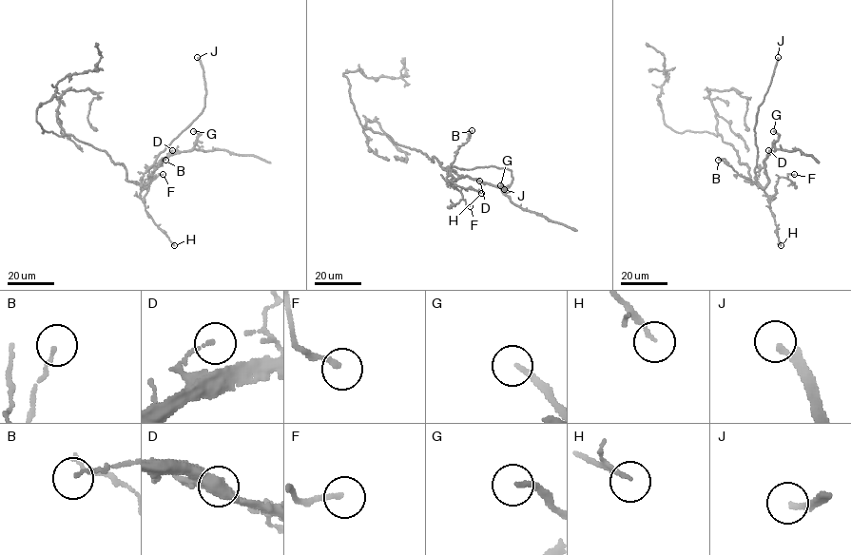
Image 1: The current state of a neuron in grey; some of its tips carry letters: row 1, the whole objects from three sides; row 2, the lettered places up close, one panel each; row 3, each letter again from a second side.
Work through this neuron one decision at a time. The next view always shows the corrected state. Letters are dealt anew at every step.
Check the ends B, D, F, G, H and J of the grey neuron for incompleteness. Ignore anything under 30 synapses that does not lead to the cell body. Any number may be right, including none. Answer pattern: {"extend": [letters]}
{"extend": ["H", "J"]}

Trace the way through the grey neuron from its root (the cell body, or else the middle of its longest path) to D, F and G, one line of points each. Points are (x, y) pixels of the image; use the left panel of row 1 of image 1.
D: (99, 150), (104, 150), (115, 163), (125, 167), (128, 181), (136, 181), (144, 187), (157, 163), (172, 150)
F: (99, 150), (125, 167), (128, 181), (144, 188), (142, 199), (151, 179), (163, 174)
G: (99, 150), (125, 167), (128, 181), (145, 187), (161, 161), (193, 147), (198, 135), (193, 131)

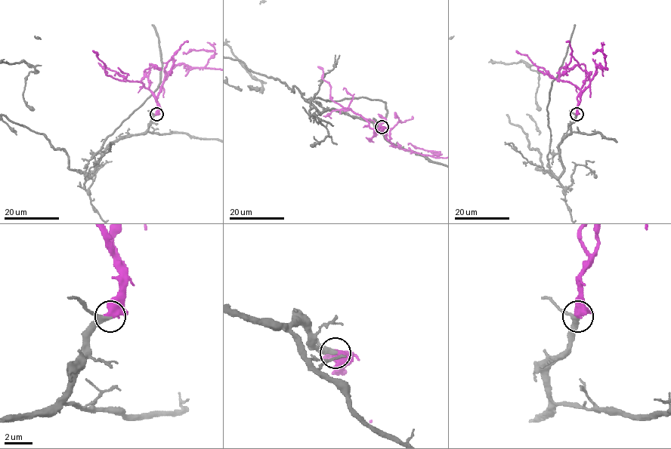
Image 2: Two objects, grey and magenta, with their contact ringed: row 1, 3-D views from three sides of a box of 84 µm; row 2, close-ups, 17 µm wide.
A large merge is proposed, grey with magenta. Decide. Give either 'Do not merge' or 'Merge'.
Merge

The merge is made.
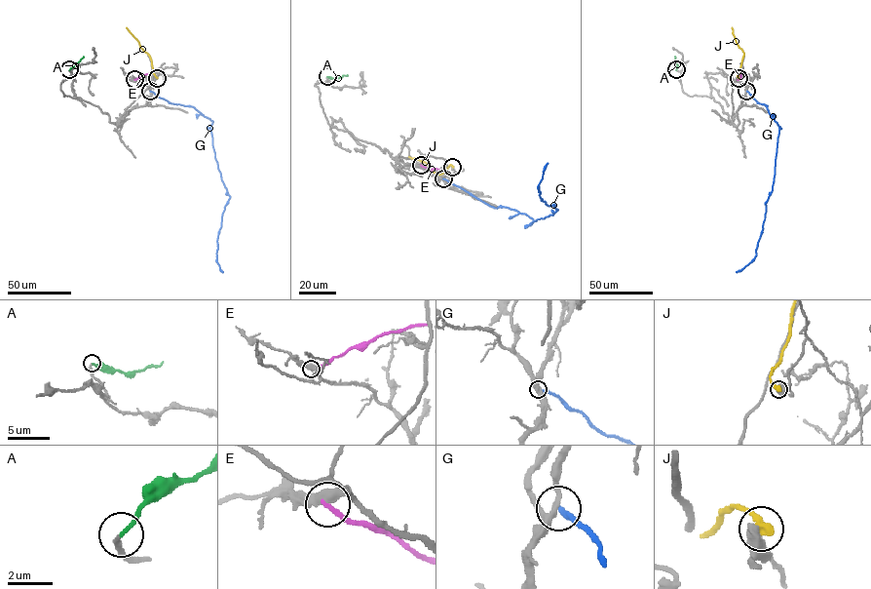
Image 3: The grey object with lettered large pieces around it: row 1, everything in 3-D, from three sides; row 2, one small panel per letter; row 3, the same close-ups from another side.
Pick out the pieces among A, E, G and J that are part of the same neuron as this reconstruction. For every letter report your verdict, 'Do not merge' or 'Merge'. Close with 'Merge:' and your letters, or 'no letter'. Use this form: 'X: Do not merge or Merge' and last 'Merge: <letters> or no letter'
A: Merge
E: Do not merge
G: Do not merge
J: Do not merge
Merge: A

